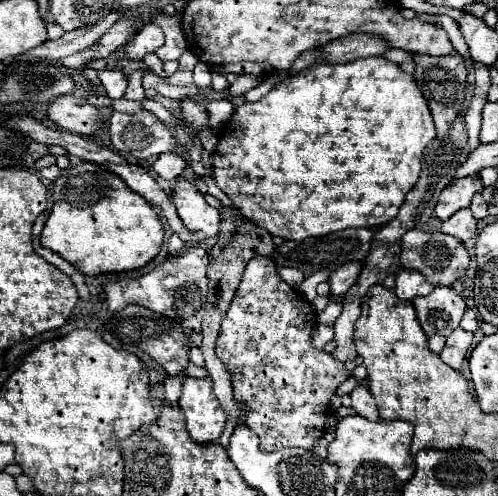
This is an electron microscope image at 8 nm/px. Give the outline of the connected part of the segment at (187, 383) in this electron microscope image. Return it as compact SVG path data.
M186 377L182 383L182 395L178 399L178 405L186 415L188 433L196 443L204 445L218 441L224 431L226 415L222 413L220 403L212 391L210 377Z

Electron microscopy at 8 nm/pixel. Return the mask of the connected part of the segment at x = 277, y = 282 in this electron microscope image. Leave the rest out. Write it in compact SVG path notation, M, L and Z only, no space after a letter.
M256 257L248 263L248 267L244 269L244 275L242 275L242 281L240 281L240 287L230 303L230 309L226 313L226 317L222 319L222 329L220 329L220 335L218 335L218 341L216 341L216 355L218 359L228 367L230 375L232 375L232 387L234 387L234 399L238 399L240 405L244 405L248 411L246 411L246 425L260 437L260 449L262 451L280 451L284 447L302 447L302 449L312 449L314 443L324 435L324 425L326 425L326 417L330 415L330 397L336 393L336 389L348 379L352 377L352 373L336 359L330 357L330 353L326 351L320 351L312 345L312 329L316 325L316 313L312 309L312 305L304 299L302 293L298 293L298 289L286 285L280 275L276 273L276 265L270 257Z

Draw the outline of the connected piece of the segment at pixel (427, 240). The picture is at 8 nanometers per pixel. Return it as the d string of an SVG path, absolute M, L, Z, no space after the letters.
M412 229L402 237L402 251L398 259L404 269L420 271L426 277L426 281L432 283L434 287L440 287L440 285L452 287L456 279L464 277L470 263L470 255L458 239L442 233L424 233L420 229Z

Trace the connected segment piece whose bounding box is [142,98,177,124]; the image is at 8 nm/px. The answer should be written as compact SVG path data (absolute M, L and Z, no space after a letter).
M144 98L142 103L143 109L152 112L163 123L176 124L177 120L173 115L158 101Z

